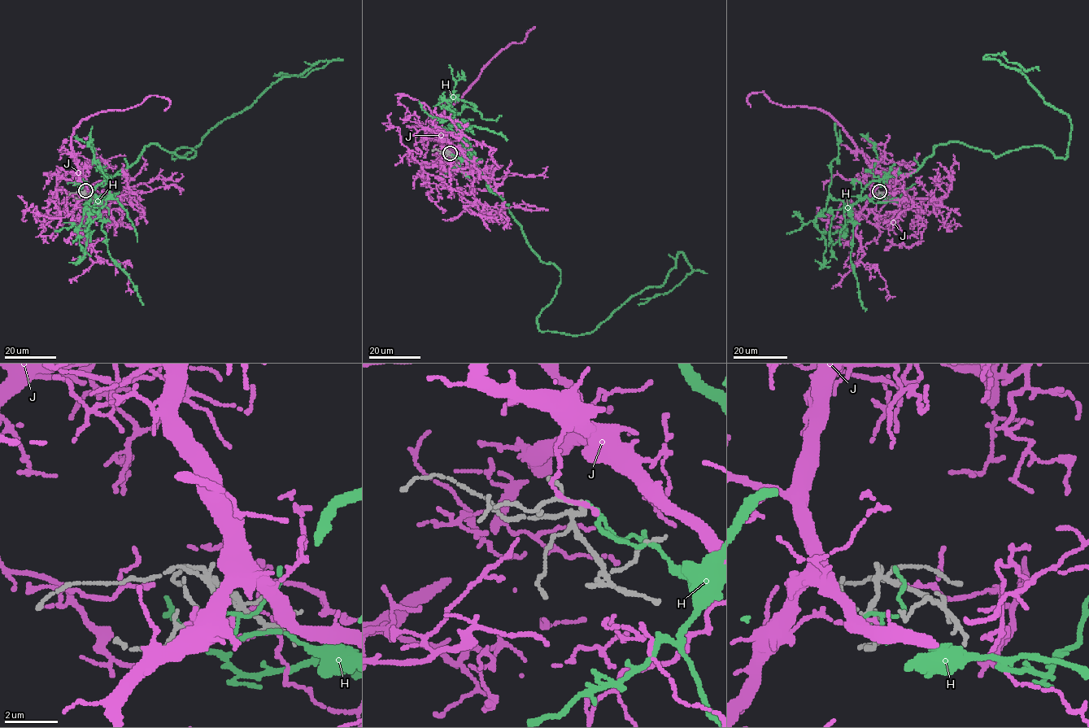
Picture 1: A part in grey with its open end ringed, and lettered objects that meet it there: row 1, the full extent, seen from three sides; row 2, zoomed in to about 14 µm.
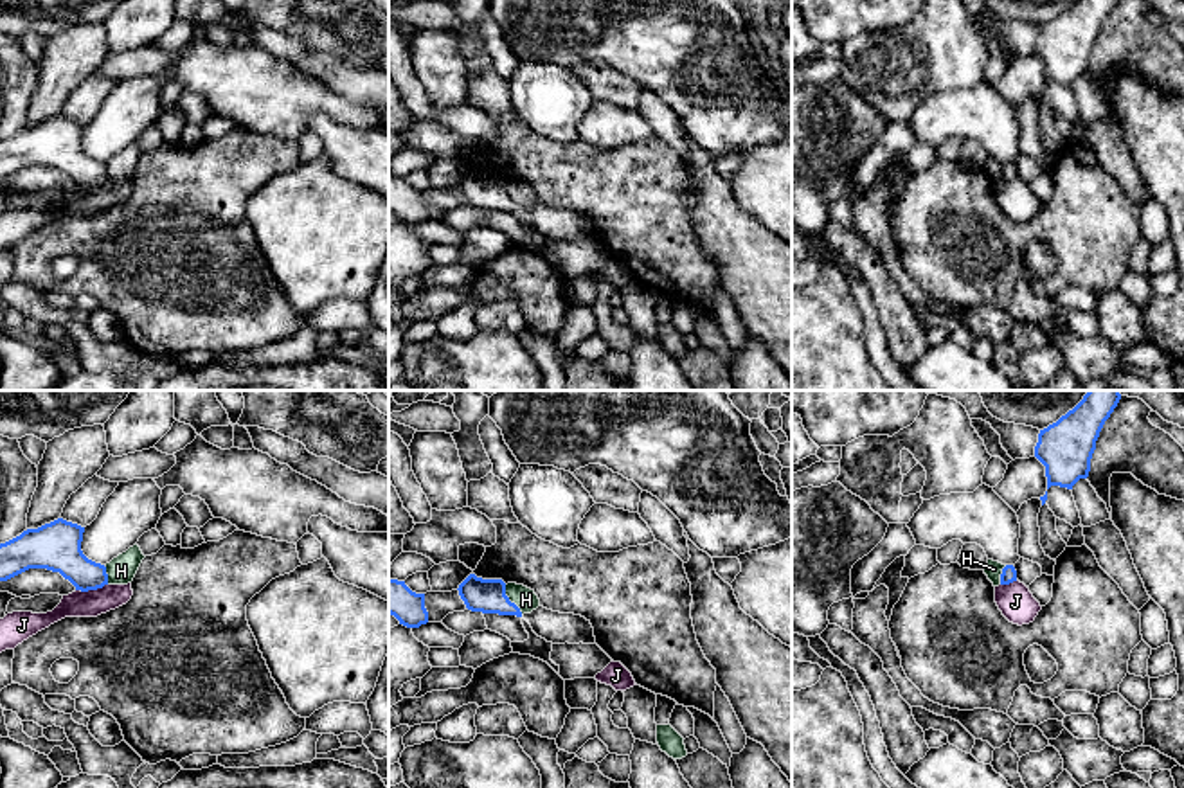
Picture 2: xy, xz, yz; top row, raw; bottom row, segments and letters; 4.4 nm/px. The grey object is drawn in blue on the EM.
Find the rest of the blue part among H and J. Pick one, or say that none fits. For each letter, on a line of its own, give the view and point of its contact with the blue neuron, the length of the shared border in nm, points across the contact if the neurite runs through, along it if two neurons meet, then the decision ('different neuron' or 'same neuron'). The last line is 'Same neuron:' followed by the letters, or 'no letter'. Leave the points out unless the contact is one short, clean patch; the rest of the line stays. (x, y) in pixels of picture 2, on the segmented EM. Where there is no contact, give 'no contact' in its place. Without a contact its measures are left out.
H: xz (508, 599) | 160 nm | along xz (504, 585), (504, 594), (522, 614) | different neuron
J: xy (90, 589) | 150 nm | along xy (107, 583), (96, 589), (76, 590) | different neuron
Same neuron: no letter

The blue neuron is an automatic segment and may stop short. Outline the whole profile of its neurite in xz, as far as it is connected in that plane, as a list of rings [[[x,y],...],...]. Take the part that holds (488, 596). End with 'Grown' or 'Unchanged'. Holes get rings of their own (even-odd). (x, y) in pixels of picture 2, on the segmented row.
[[[470,574],[457,590],[471,612],[522,617],[520,608],[506,595],[506,583],[502,579],[482,579]]]. Unchanged

